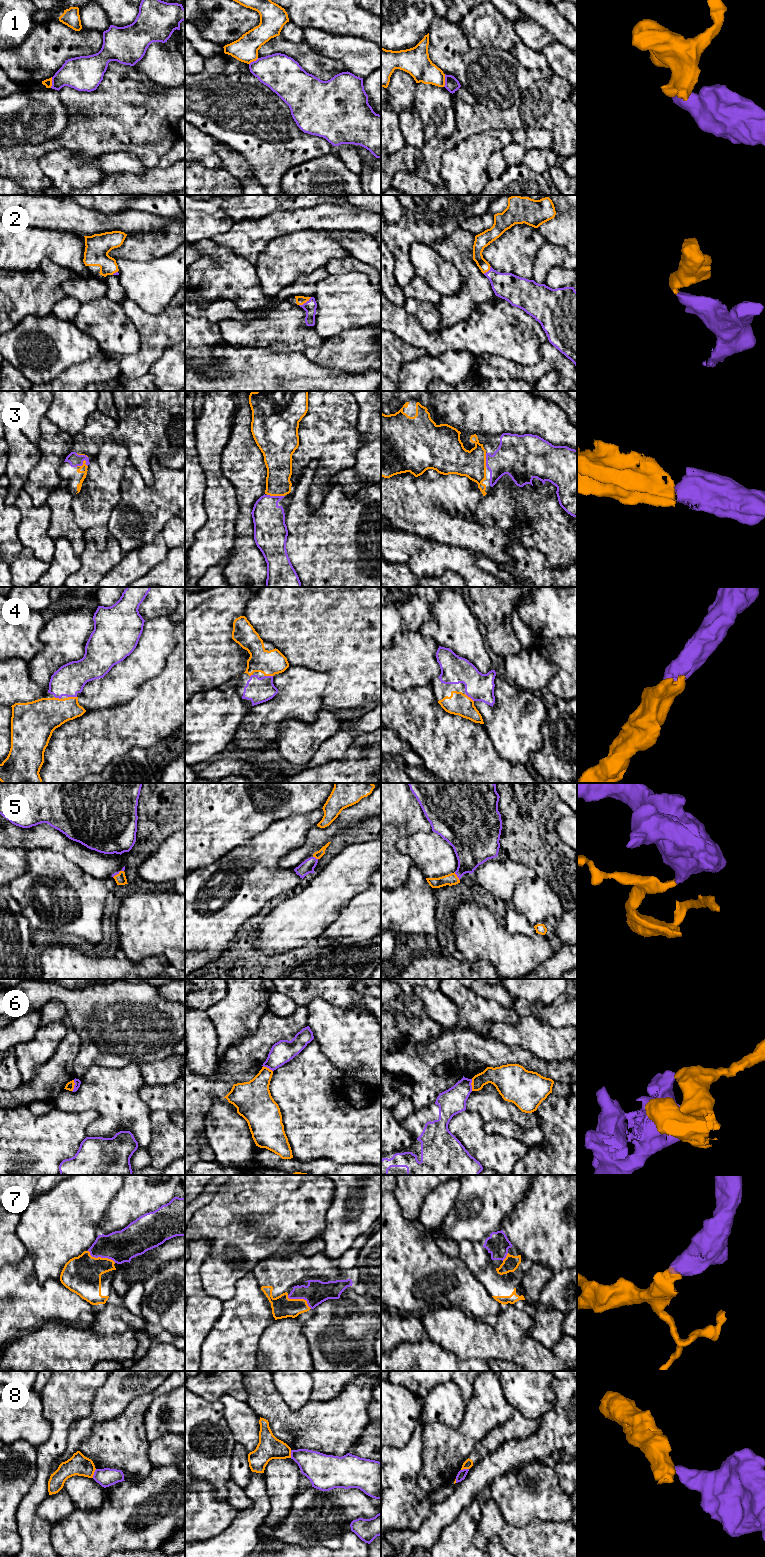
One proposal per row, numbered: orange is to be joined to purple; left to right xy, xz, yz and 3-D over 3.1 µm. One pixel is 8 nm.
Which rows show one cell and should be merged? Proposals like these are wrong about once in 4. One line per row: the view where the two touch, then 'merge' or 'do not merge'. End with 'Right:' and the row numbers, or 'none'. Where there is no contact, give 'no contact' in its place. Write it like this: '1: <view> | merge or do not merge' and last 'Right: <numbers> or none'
1: yz | do not merge
2: xz | merge
3: xz | merge
4: xy | merge
5: yz | merge
6: yz | do not merge
7: xy | merge
8: xy | do not merge
Right: 2, 3, 4, 5, 7

